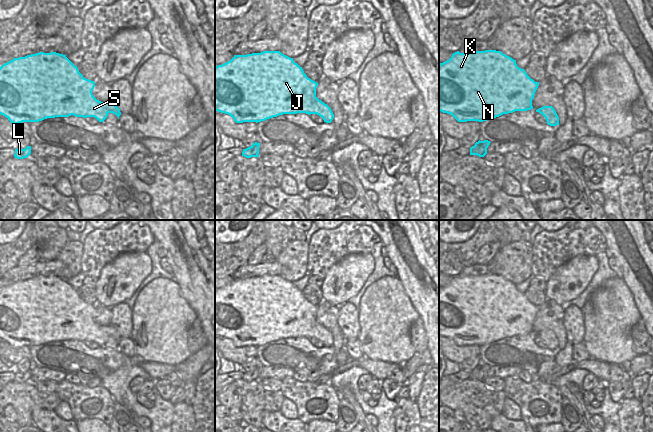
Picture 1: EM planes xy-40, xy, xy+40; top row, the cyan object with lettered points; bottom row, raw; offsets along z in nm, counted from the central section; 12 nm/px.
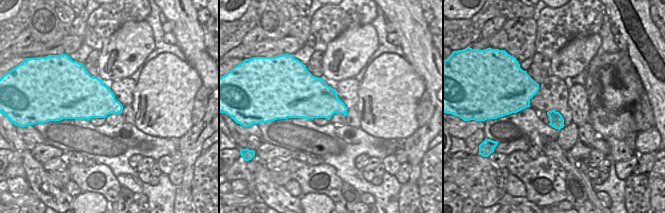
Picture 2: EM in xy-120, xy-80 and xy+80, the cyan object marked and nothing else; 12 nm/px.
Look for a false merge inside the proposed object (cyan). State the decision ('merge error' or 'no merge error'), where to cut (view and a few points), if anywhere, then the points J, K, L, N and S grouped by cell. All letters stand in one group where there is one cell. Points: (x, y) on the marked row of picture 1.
merge error; cut xy (330, 108), (330, 111), (324, 117), (324, 121); groups J K N S / L

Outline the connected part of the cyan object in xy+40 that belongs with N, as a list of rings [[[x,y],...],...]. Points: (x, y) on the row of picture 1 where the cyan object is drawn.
[[[485,50],[471,51],[469,53],[460,53],[459,51],[452,54],[451,58],[439,64],[439,111],[451,114],[458,122],[478,121],[483,122],[489,119],[499,117],[503,114],[513,113],[515,111],[527,111],[533,109],[532,100],[539,86],[539,82],[531,79],[524,69],[517,66],[516,60],[503,54],[501,51]]]

